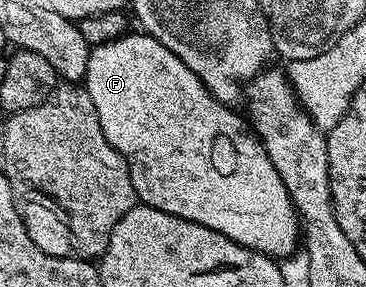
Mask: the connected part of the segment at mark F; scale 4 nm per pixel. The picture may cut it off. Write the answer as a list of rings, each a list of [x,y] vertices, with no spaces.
[[[132,31],[115,41],[92,47],[85,87],[89,98],[93,98],[93,106],[99,115],[101,130],[105,134],[105,138],[118,150],[123,161],[127,163],[138,203],[148,204],[149,207],[161,210],[165,214],[173,214],[177,218],[185,218],[189,222],[197,222],[201,226],[209,226],[209,230],[217,230],[217,234],[225,234],[225,238],[272,258],[286,258],[295,255],[297,252],[295,243],[298,240],[300,243],[301,240],[301,221],[295,211],[295,203],[285,190],[285,182],[281,182],[281,174],[277,174],[277,166],[273,166],[269,154],[263,149],[263,141],[253,134],[248,121],[242,115],[239,117],[233,109],[226,108],[223,105],[226,103],[203,83],[203,79],[193,70],[189,70],[189,66],[185,66],[185,62],[181,62],[181,58],[177,58],[177,54],[173,54],[173,50],[164,46],[155,35],[142,36],[141,33]]]

